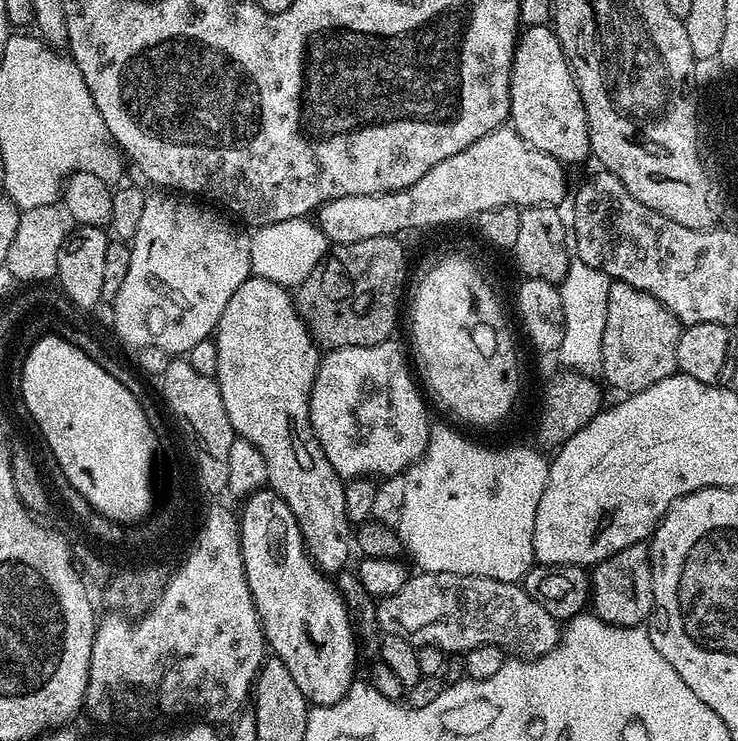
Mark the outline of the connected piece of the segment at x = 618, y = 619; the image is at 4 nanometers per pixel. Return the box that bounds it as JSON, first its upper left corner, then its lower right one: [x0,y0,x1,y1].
[590,543,654,628]

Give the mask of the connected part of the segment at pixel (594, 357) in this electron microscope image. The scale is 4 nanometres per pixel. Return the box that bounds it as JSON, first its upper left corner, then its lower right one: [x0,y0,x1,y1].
[556,257,612,375]

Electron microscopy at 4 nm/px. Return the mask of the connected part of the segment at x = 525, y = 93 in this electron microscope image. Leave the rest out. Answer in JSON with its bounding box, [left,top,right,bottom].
[510,24,592,166]

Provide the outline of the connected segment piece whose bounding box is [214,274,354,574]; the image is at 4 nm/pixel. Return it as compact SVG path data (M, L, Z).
M255 274L249 276L246 282L242 282L242 286L238 286L238 290L234 292L234 298L230 298L230 302L226 302L226 310L222 310L222 318L216 327L214 339L218 350L218 370L214 379L218 390L222 390L222 402L226 405L226 415L230 417L230 426L236 431L239 439L250 441L262 454L262 458L266 462L266 474L268 475L267 487L271 491L278 493L286 502L286 506L290 506L290 514L294 514L294 518L298 522L298 530L304 539L308 557L316 563L316 567L321 572L325 574L340 573L349 567L348 555L354 552L354 528L347 520L346 494L344 493L345 481L334 470L334 466L330 466L330 462L326 458L326 454L322 450L310 422L308 403L314 386L314 378L320 369L322 348L321 345L317 344L316 339L312 337L312 331L304 325L304 319L301 318L300 312L296 308L293 293L285 285L278 282L270 282L266 278Z

